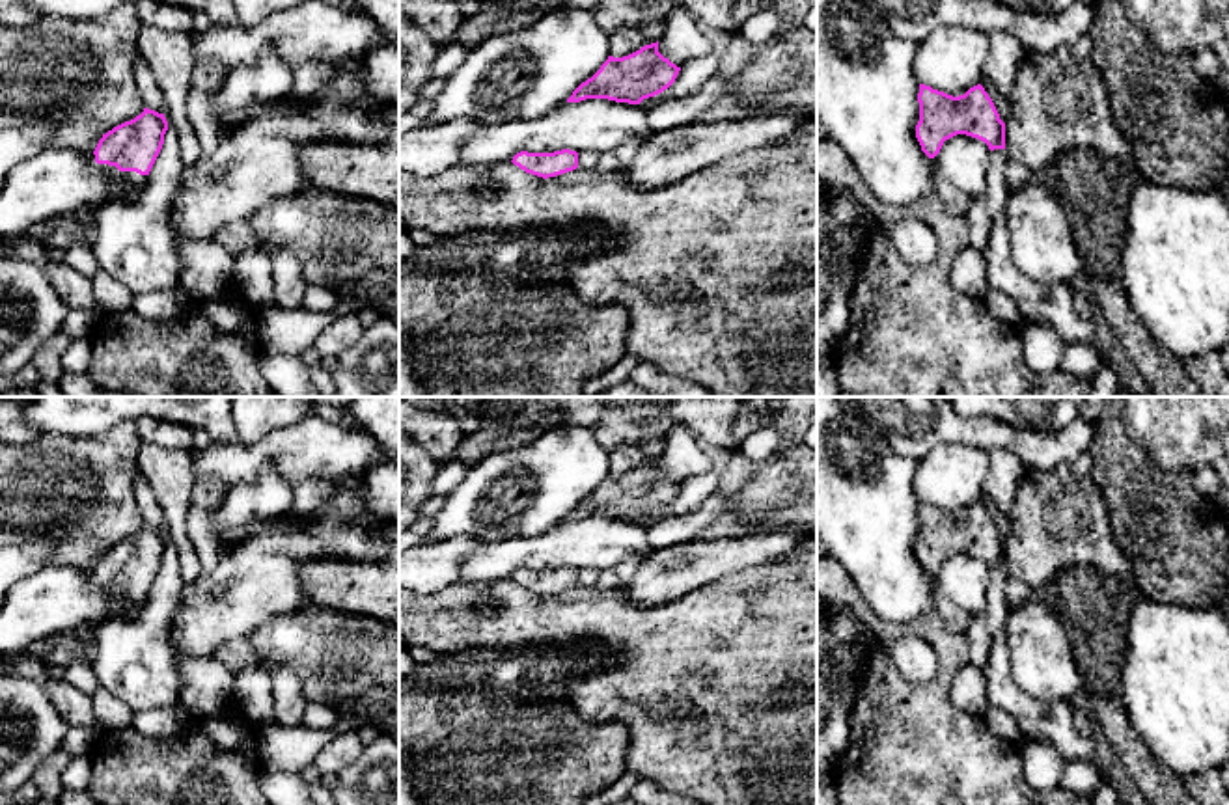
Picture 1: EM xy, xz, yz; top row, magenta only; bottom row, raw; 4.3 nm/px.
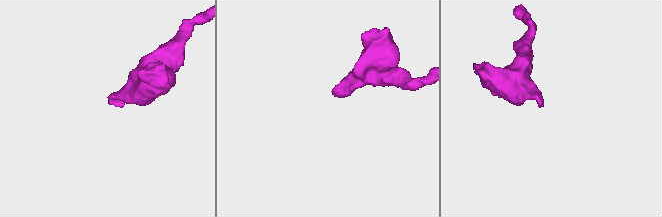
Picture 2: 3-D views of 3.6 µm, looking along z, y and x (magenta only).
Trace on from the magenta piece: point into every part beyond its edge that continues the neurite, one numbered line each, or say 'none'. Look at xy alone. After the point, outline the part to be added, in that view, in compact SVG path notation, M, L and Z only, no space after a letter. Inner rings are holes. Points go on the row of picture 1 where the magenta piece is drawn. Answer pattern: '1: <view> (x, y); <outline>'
1: xy (133, 177); M116 170L116 183L131 183L134 184L140 192L144 192L145 183L147 183L147 175L140 175L136 171L119 171Z

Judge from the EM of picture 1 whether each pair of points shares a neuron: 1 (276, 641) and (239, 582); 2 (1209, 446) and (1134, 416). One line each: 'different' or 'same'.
1: different
2: same

